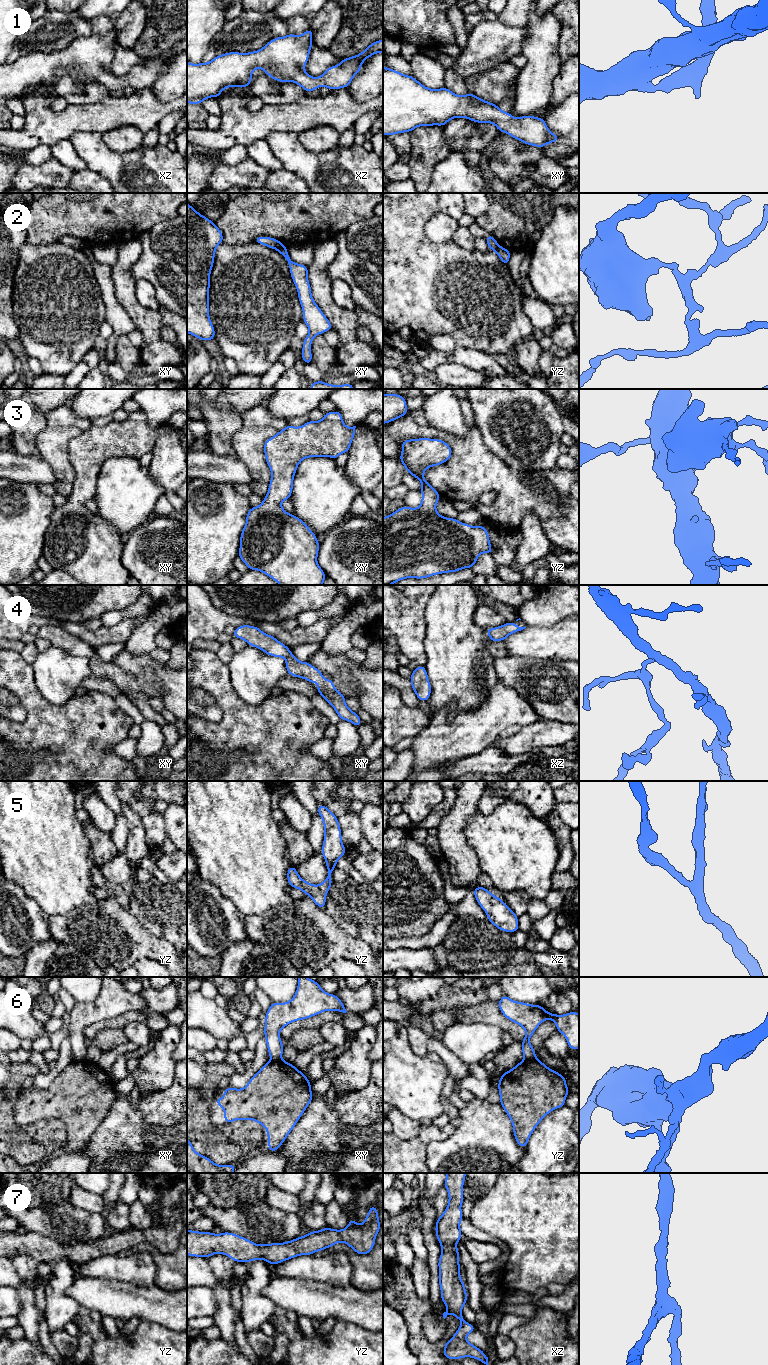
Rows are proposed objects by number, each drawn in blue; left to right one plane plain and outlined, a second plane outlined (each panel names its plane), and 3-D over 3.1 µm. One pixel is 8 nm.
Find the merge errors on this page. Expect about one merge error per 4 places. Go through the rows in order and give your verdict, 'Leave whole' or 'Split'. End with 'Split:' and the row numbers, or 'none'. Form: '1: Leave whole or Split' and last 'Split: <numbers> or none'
1: Leave whole
2: Split
3: Leave whole
4: Leave whole
5: Leave whole
6: Split
7: Leave whole
Split: 2, 6

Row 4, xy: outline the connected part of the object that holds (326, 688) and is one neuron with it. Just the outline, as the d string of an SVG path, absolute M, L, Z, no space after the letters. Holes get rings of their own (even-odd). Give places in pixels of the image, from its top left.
M250 625L238 626L232 636L245 640L249 646L256 647L270 656L284 658L288 674L305 679L311 684L318 683L318 693L334 708L341 720L349 721L357 728L362 724L358 714L348 708L346 697L336 690L333 681L330 678L324 679L323 673L309 662L299 661L291 650L275 637Z

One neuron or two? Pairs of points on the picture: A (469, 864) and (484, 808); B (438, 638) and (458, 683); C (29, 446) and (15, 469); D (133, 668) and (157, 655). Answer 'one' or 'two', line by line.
A: two
B: one
C: two
D: two

